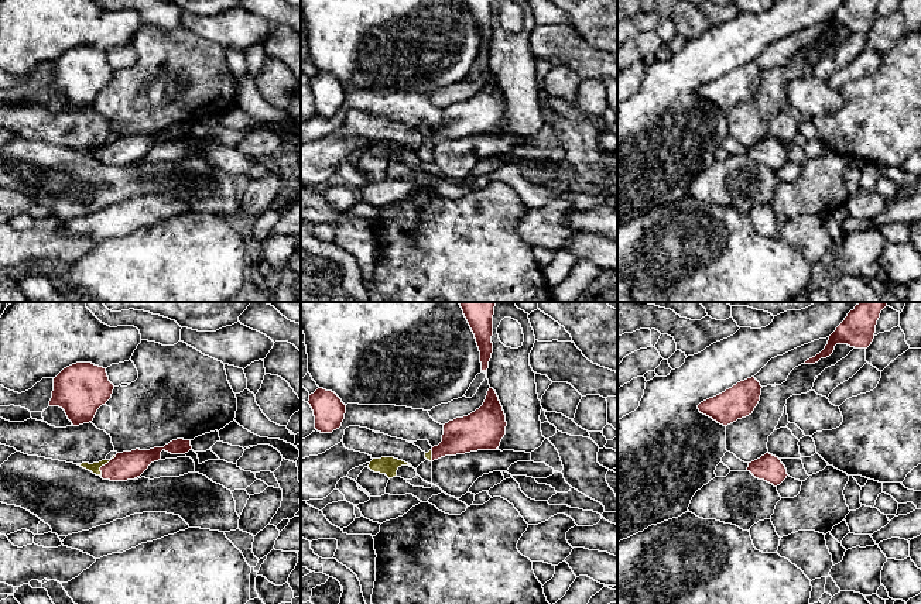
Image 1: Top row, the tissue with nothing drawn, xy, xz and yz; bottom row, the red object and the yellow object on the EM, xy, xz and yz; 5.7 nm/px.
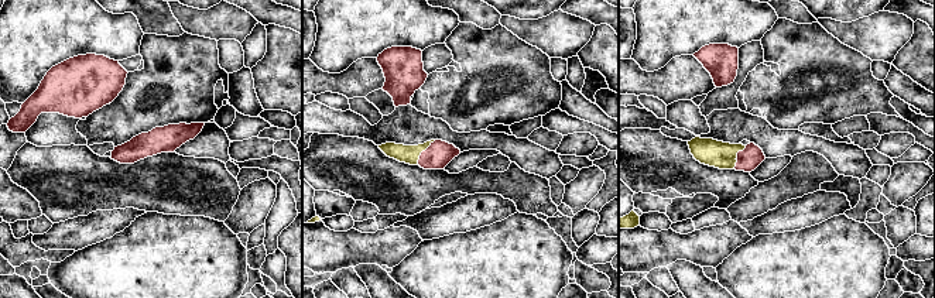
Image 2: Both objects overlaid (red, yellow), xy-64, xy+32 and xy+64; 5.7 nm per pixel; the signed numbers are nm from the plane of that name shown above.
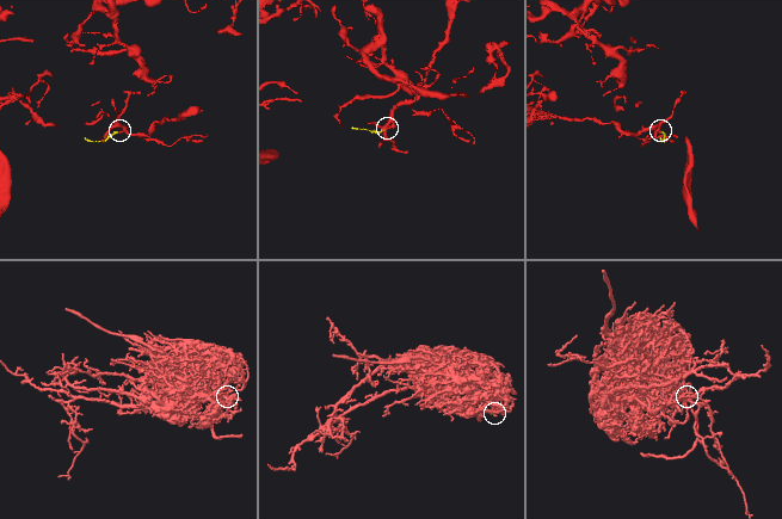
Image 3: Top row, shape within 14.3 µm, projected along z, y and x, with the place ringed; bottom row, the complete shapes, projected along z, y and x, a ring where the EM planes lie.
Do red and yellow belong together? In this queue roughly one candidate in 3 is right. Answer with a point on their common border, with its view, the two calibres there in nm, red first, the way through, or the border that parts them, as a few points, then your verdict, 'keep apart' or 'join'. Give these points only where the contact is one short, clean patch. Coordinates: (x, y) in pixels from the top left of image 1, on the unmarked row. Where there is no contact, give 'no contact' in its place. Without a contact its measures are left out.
meets red in xy at (105, 148); 160 nm thick on the red side, 60 nm on the other; runs through xy (126, 150), (105, 148), (95, 151); join

